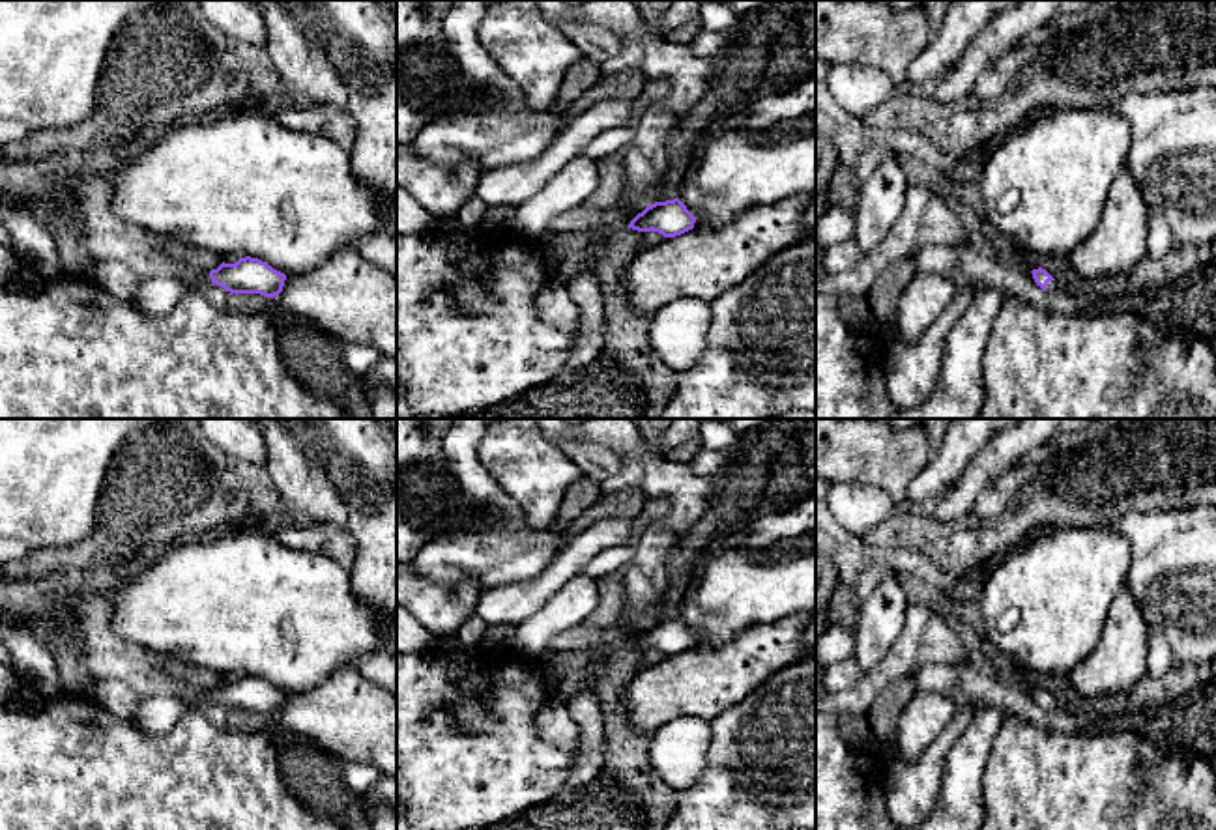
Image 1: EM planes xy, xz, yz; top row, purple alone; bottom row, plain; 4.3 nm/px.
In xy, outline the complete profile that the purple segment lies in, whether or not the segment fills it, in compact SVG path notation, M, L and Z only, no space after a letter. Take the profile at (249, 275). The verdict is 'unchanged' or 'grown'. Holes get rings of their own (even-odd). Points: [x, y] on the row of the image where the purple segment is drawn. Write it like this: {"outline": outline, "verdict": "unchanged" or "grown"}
{"outline": "M239 258L236 264L221 264L211 271L185 271L178 275L187 292L204 292L208 286L223 286L230 293L260 293L275 297L282 292L286 275L258 258Z", "verdict": "grown"}

